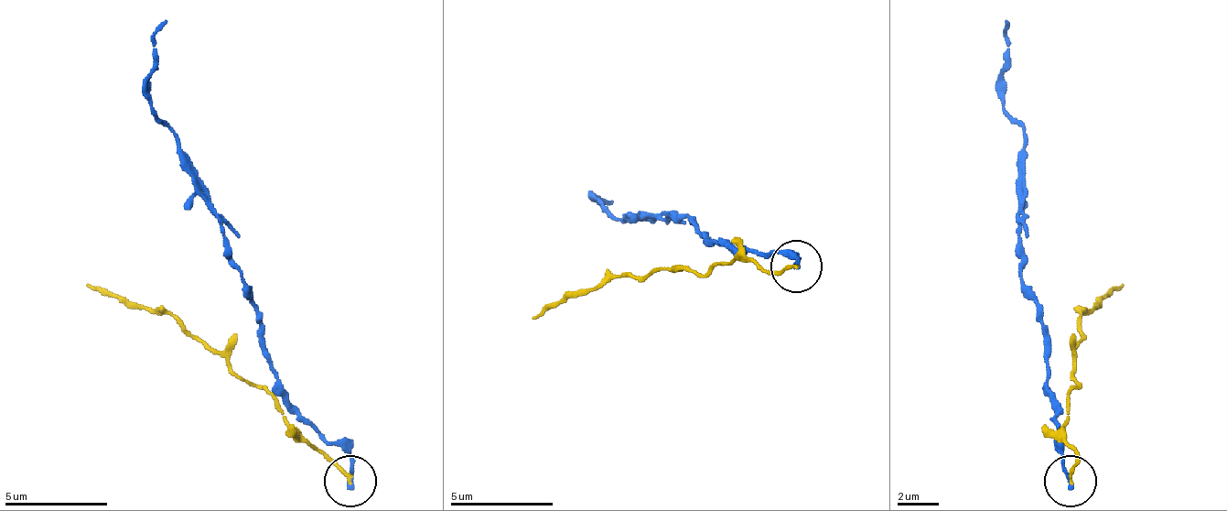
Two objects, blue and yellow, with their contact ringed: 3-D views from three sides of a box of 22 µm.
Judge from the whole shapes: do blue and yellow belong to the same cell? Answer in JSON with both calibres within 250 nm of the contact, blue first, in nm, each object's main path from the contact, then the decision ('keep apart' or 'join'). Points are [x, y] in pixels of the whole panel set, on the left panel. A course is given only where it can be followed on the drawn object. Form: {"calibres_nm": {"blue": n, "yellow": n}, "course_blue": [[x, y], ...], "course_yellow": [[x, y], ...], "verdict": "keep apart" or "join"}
{"calibres_nm": {"blue": 220, "yellow": 150}, "course_blue": [[351, 480], [351, 459], [279, 381], [263, 314], [180, 137], [149, 106], [155, 28], [165, 18]], "course_yellow": [[351, 480], [289, 422], [268, 391], [248, 386], [170, 314], [123, 303], [87, 283]], "verdict": "keep apart"}

